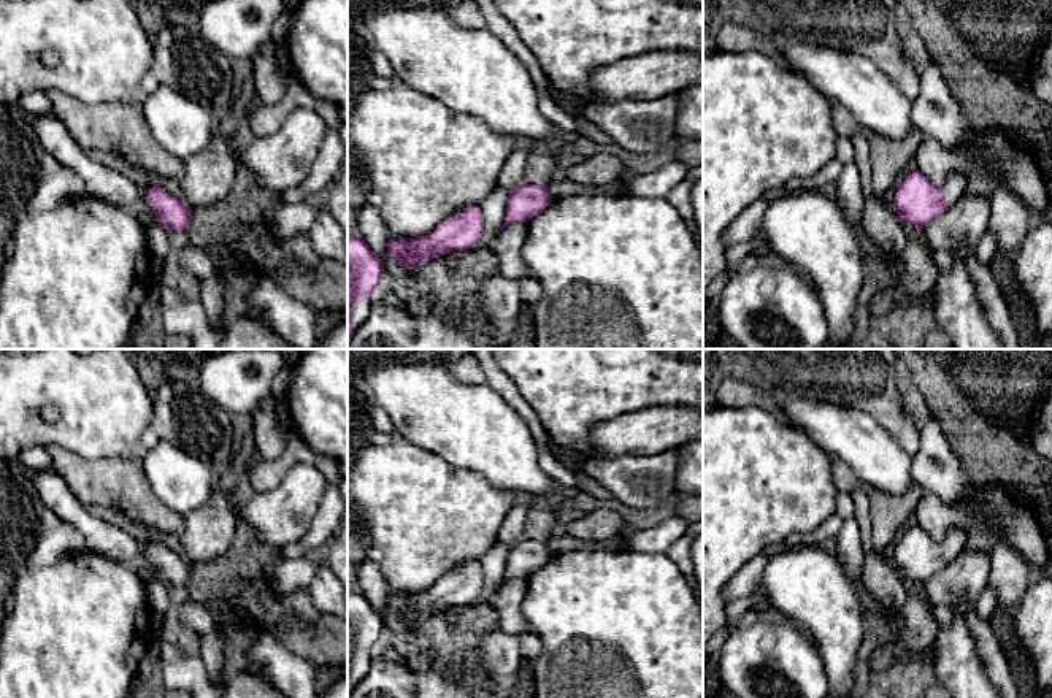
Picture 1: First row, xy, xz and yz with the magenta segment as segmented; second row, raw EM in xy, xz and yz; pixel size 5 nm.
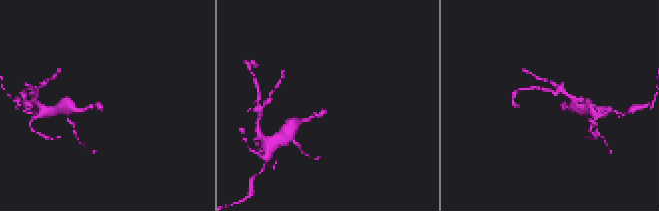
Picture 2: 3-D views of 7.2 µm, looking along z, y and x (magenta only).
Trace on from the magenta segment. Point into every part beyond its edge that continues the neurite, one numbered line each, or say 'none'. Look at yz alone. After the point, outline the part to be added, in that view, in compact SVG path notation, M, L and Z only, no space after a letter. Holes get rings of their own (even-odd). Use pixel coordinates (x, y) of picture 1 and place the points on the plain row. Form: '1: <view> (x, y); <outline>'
1: yz (954, 543); M950 528L943 546L950 560L955 560L965 550L966 533L962 528Z

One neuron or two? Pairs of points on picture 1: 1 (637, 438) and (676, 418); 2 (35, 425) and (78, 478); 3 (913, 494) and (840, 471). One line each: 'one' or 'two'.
1: one
2: two
3: one

